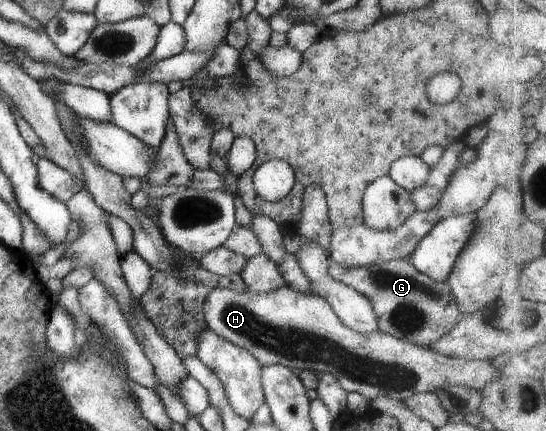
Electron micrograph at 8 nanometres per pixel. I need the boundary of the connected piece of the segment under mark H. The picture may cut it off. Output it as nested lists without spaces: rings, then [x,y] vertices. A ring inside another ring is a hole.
[[[286,285],[262,293],[250,292],[246,288],[239,292],[228,288],[212,288],[206,294],[201,309],[208,329],[230,344],[250,352],[262,367],[278,365],[295,372],[310,371],[317,375],[328,373],[338,380],[346,392],[361,394],[368,401],[382,396],[404,404],[414,394],[436,394],[436,390],[446,390],[452,384],[462,384],[480,392],[484,384],[501,377],[500,372],[487,360],[442,356],[431,349],[412,346],[404,340],[388,336],[380,329],[370,334],[354,332],[338,320],[322,297],[302,294]]]

